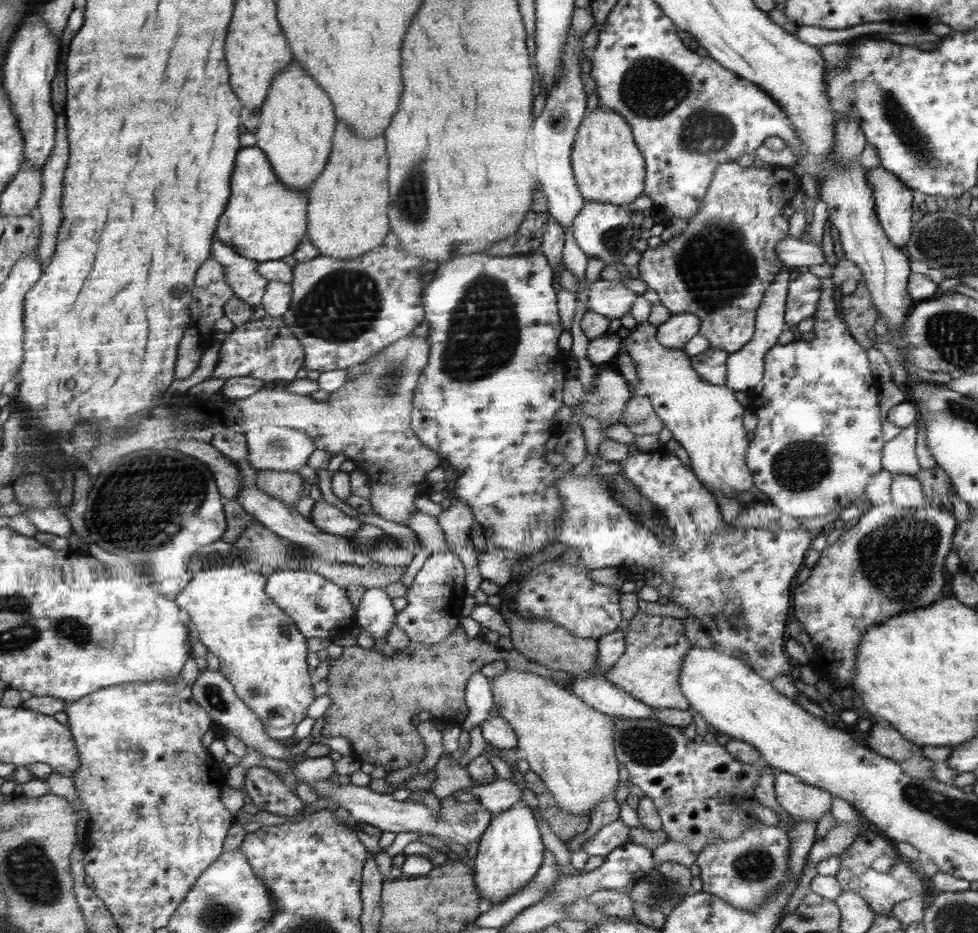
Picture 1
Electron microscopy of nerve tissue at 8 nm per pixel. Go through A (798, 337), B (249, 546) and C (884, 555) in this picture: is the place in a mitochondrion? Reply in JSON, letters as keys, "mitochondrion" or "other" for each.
{"A":"other","B":"other","C":"mitochondrion"}

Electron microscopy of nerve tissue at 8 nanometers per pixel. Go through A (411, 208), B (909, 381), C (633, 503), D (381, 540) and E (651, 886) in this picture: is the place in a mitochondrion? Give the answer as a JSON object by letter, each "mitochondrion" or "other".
{"A":"mitochondrion","B":"other","C":"mitochondrion","D":"other","E":"mitochondrion"}

